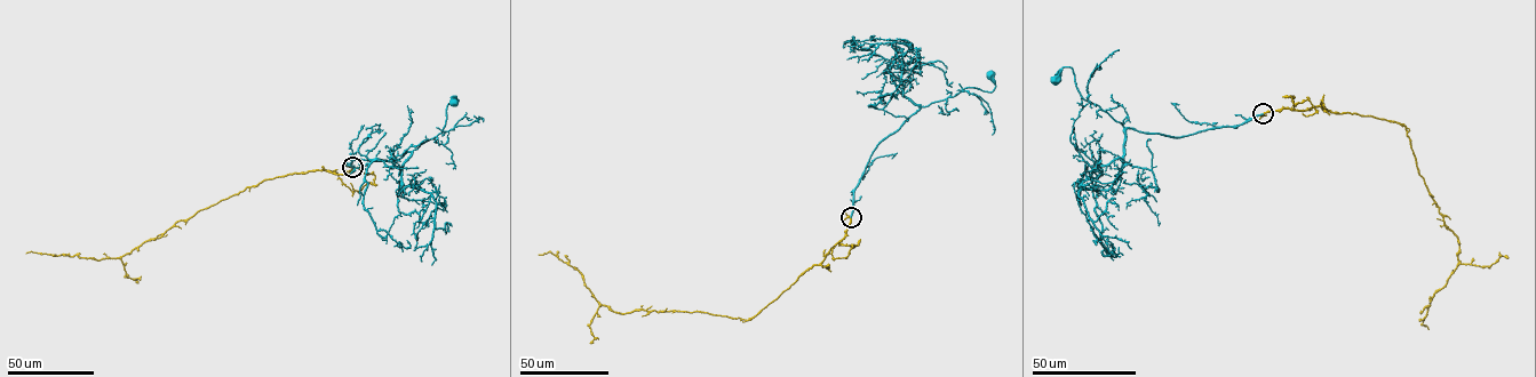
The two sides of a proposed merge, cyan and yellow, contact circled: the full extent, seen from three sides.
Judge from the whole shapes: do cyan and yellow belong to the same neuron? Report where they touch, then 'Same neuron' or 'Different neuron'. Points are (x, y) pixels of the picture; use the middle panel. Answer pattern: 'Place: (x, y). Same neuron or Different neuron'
Place: (851, 217). Same neuron

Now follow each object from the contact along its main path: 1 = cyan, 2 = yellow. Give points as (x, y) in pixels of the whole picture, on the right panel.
1: (1263, 113), (1233, 126), (1177, 137), (1124, 128), (1081, 96), (1071, 67), (1063, 67), (1056, 79)
2: (1263, 113), (1319, 106), (1406, 127), (1418, 174), (1459, 247), (1455, 269), (1430, 301), (1422, 323), (1429, 329)

